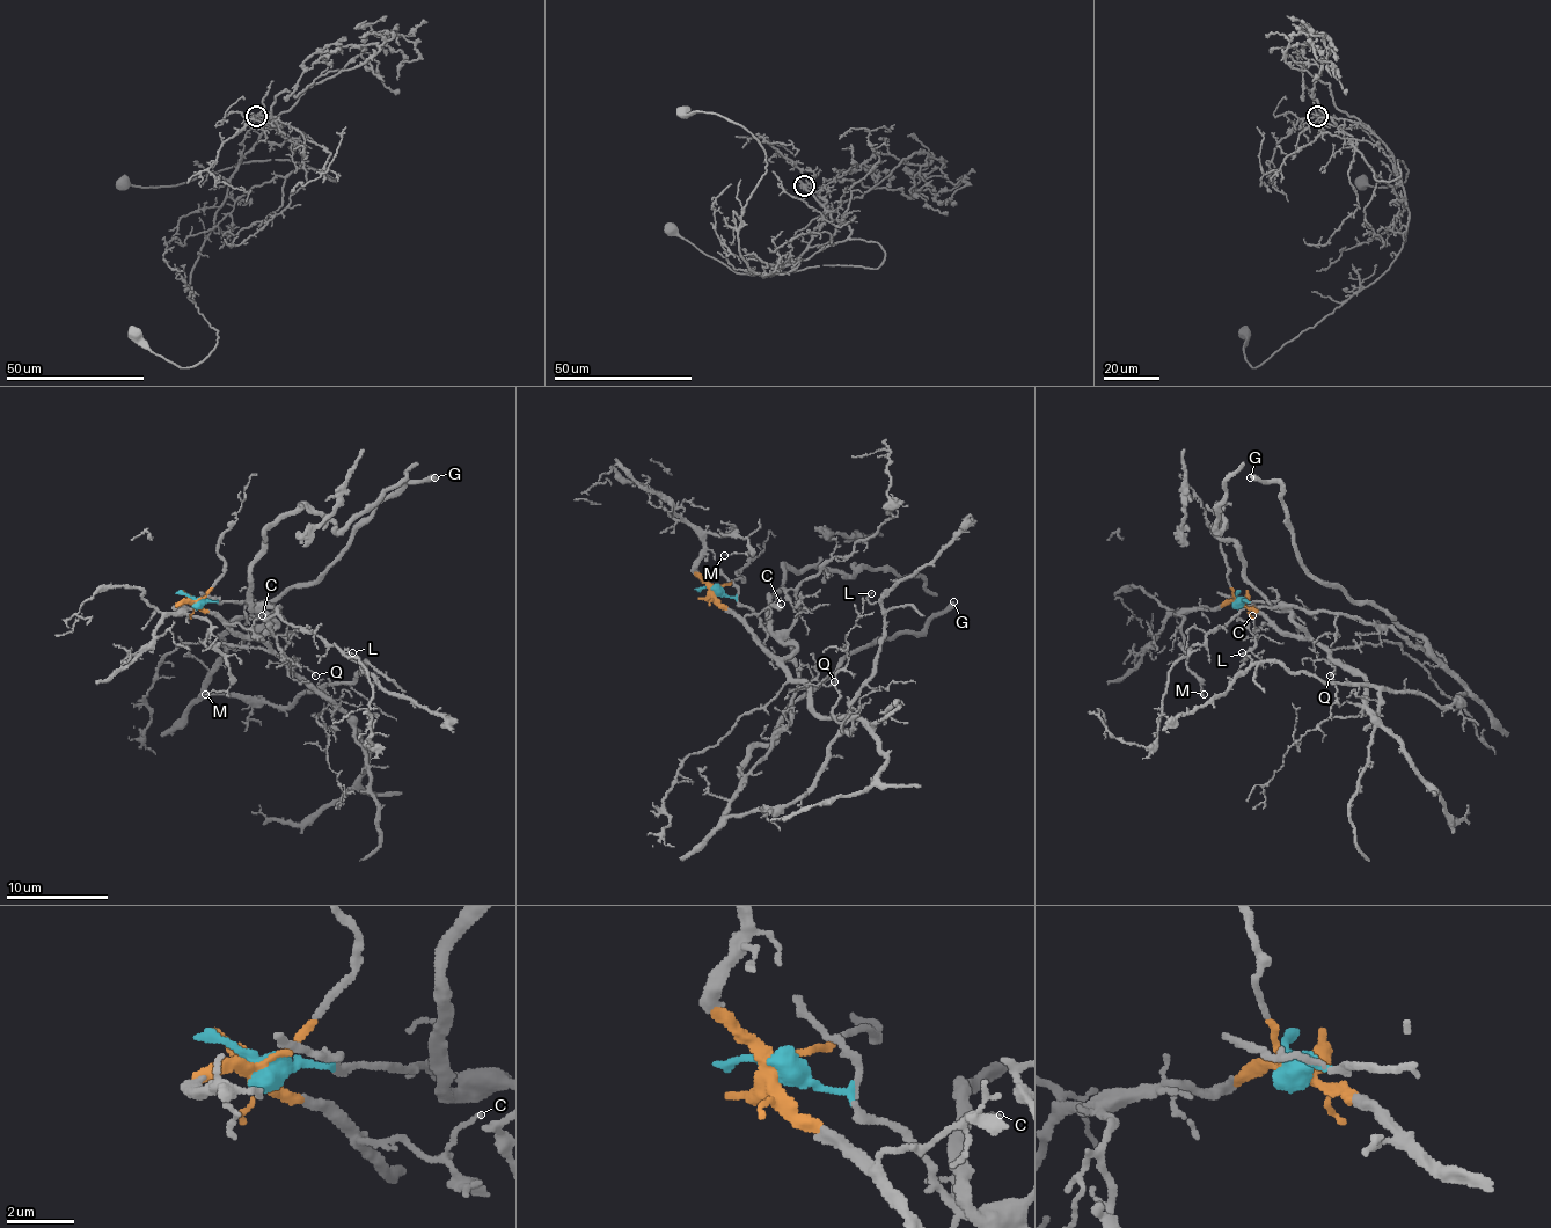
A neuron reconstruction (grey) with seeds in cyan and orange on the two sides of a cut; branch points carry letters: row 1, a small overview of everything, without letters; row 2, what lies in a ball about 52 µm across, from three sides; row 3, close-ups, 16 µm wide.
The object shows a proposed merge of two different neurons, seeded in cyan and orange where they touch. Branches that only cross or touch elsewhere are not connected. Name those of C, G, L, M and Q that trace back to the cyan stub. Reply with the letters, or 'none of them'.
G, L

